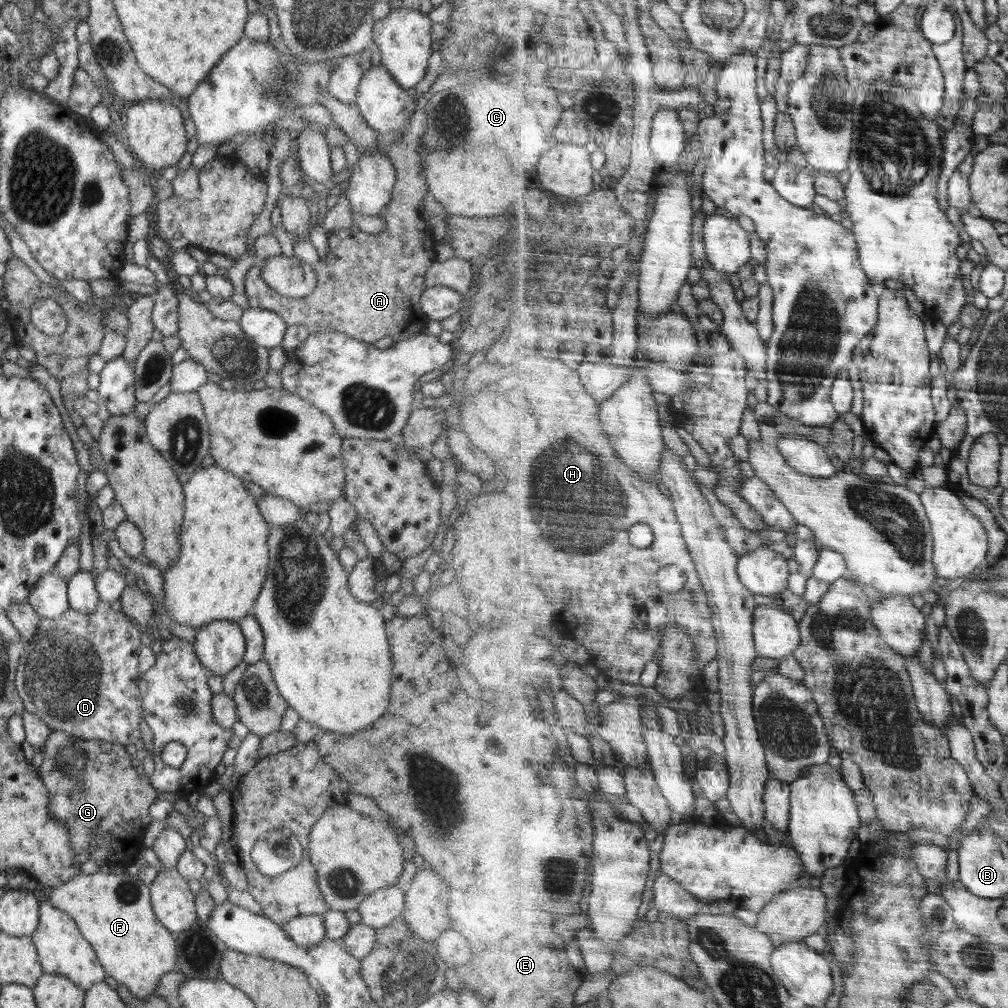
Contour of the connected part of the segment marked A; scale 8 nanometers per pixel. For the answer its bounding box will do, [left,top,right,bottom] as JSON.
[244,116,437,344]

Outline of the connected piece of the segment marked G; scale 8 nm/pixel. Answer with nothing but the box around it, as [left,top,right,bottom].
[35,730,159,870]

